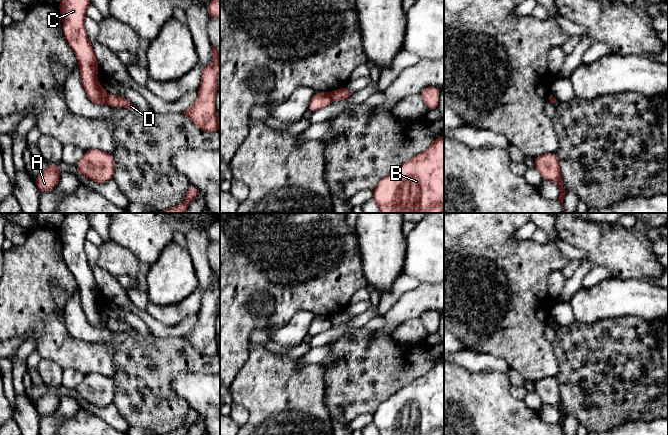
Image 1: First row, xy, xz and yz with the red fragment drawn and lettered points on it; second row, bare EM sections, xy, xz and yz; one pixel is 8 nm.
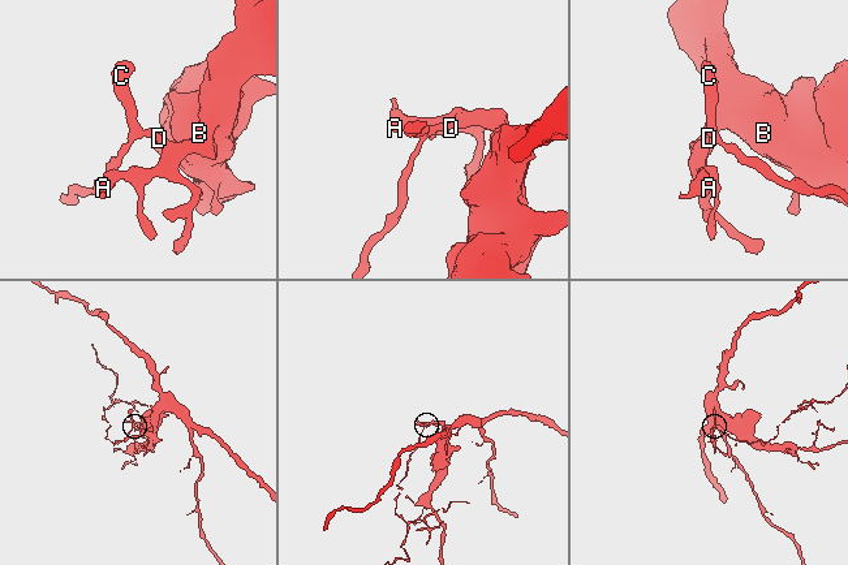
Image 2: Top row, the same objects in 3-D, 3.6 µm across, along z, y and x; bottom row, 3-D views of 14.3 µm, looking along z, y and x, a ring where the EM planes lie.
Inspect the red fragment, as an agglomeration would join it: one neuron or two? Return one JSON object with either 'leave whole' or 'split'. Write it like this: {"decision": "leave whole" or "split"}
{"decision": "split"}

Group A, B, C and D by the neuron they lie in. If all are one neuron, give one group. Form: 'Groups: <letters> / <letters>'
Groups: A B D / C

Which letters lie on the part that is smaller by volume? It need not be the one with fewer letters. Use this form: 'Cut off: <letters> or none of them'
Cut off: C

